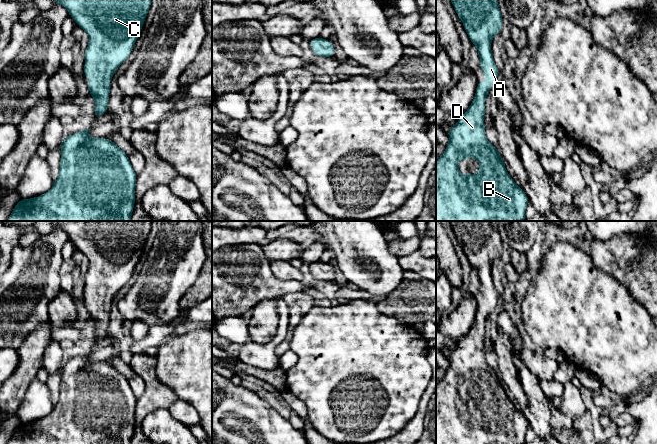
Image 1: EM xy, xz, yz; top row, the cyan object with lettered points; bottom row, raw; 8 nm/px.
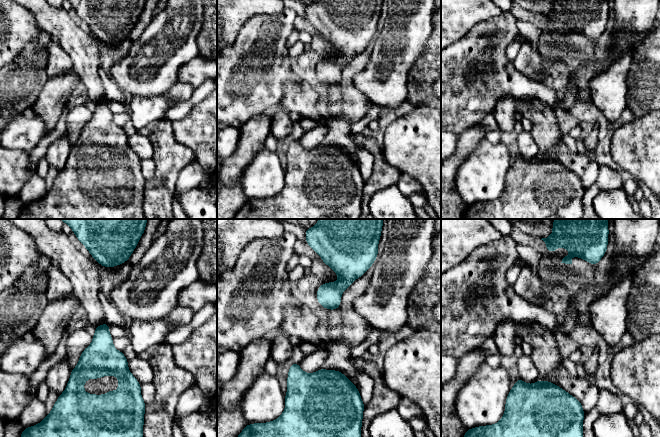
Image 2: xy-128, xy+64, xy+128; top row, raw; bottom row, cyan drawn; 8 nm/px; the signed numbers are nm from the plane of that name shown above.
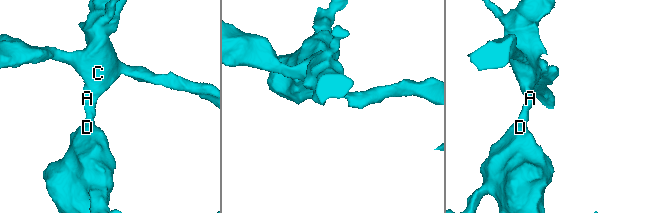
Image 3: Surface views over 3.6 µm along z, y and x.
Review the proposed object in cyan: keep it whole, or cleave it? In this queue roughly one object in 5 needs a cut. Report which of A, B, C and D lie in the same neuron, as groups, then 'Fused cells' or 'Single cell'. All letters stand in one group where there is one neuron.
Groups: A B C D. Single cell

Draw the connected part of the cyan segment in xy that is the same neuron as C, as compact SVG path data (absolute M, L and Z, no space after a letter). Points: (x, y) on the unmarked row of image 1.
M51 221L56 227L63 229L76 248L89 260L89 268L84 275L85 303L94 302L96 306L88 306L87 312L95 323L94 340L99 341L107 336L110 305L114 296L130 280L137 265L152 221Z

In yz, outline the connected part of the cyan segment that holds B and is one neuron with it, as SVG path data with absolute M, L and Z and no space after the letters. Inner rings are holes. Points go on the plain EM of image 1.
M449 221L453 231L463 247L472 269L478 273L480 292L484 302L488 305L477 306L476 317L468 334L463 337L454 351L449 352L449 367L444 377L436 385L436 444L525 444L525 435L529 426L526 417L515 407L505 392L505 386L499 375L485 360L485 323L492 310L494 310L499 295L493 284L491 266L494 260L501 256L503 240L498 229L497 221ZM474 381L479 385L480 393L474 399L470 396L463 400L459 395L459 384L468 385Z

